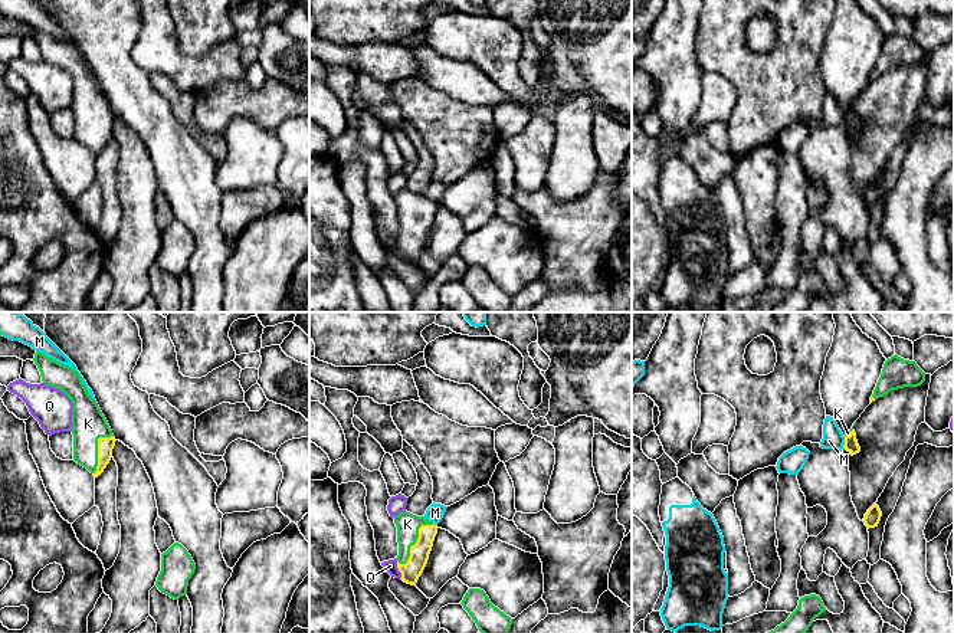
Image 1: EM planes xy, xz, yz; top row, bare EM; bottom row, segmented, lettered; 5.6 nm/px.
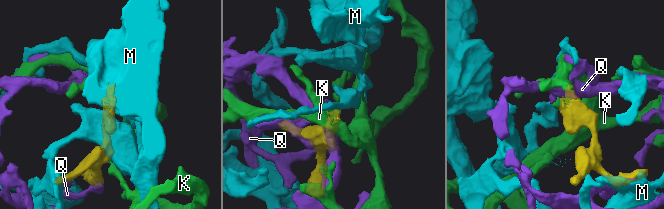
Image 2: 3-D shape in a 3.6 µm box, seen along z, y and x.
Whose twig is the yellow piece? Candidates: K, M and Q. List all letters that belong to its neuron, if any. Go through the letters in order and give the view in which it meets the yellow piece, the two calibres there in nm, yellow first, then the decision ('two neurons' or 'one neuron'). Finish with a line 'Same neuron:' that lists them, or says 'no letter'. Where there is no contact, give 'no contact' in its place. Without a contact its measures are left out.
K: xz | 110/130 nm | one neuron
M: yz | 80/120 nm | two neurons
Q: xz | 110/70 nm | two neurons
Same neuron: K

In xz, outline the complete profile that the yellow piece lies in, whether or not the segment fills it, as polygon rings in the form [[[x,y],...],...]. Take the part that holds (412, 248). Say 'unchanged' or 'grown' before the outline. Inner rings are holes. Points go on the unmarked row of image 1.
grown | [[[407,188],[396,193],[394,201],[399,220],[397,246],[404,260],[416,263],[427,242],[437,203]]]

